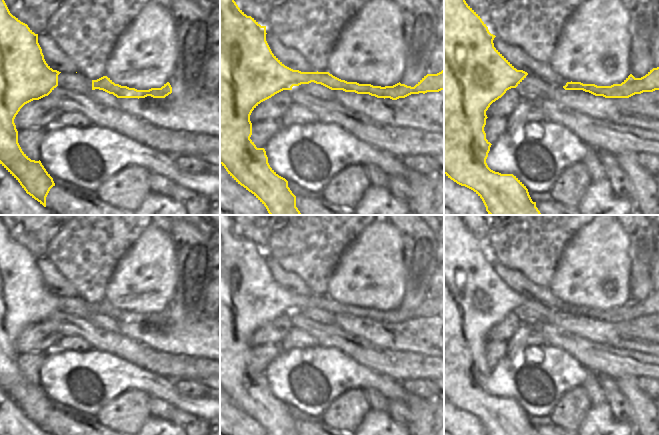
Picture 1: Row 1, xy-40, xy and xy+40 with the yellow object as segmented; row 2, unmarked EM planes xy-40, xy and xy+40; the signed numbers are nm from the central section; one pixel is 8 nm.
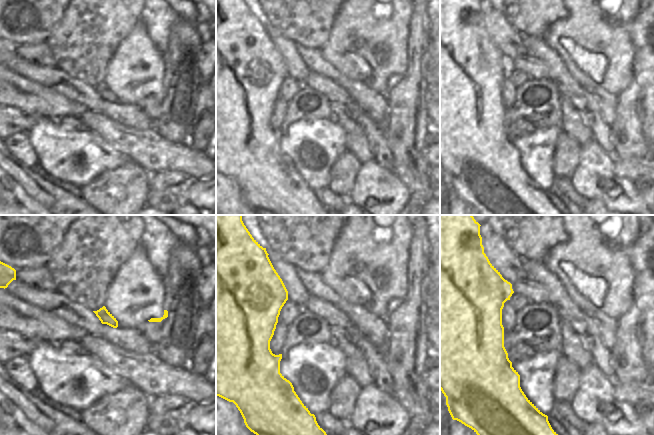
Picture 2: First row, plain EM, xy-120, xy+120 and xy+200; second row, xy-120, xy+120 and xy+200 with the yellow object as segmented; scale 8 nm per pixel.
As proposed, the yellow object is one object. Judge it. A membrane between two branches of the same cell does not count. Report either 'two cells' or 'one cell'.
one cell

